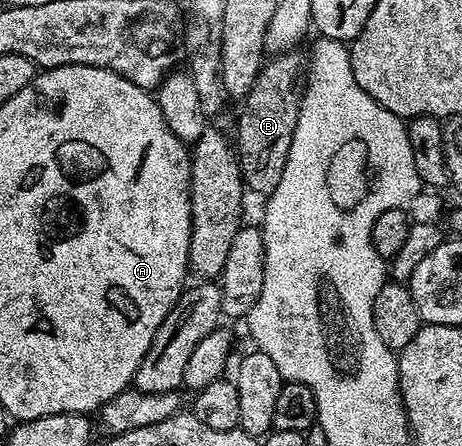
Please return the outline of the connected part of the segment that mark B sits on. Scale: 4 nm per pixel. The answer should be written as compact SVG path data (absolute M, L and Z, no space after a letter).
M290 51L270 58L262 66L251 91L241 103L243 107L237 121L235 148L240 160L241 179L252 194L271 194L282 179L295 123L298 122L299 84L305 71L304 60L298 55L298 52Z

